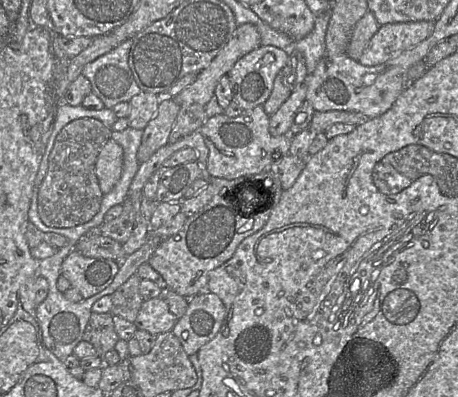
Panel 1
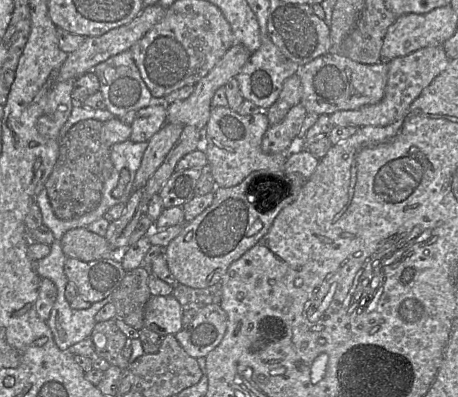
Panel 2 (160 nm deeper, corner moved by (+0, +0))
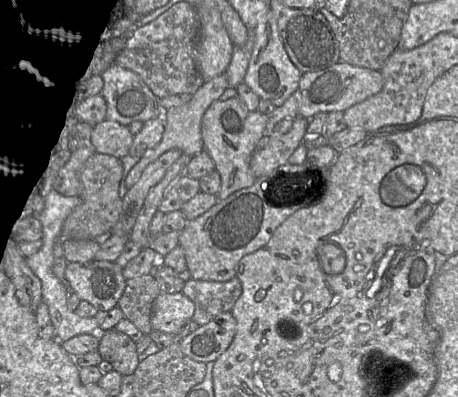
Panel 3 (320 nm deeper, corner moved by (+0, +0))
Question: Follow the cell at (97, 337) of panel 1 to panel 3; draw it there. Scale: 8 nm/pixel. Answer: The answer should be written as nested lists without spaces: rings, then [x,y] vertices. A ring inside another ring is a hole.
[[[116,329],[99,333],[99,337],[98,352],[102,359],[109,362],[113,370],[122,376],[133,374],[140,362],[135,342]]]

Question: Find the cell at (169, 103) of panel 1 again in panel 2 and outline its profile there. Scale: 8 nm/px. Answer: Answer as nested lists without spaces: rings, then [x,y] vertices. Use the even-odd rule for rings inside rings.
[[[167,122],[150,138],[141,165],[136,172],[134,190],[144,188],[149,178],[160,167],[167,154],[178,141],[182,130],[183,125]]]

